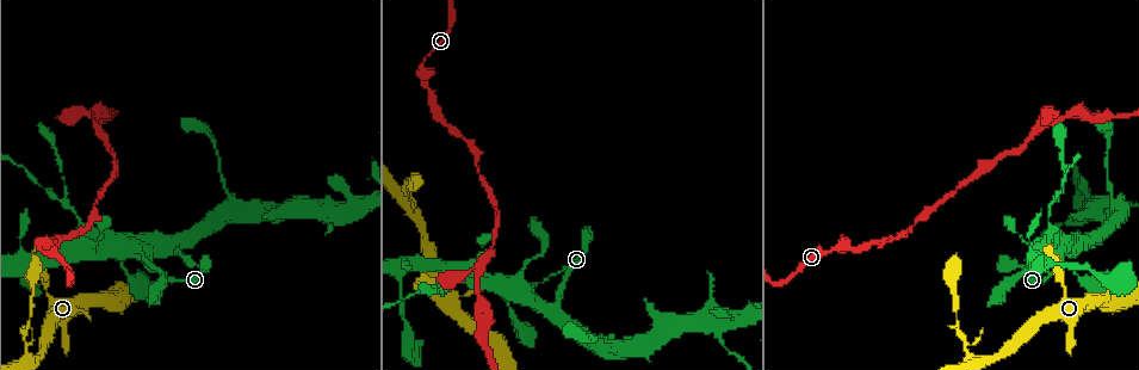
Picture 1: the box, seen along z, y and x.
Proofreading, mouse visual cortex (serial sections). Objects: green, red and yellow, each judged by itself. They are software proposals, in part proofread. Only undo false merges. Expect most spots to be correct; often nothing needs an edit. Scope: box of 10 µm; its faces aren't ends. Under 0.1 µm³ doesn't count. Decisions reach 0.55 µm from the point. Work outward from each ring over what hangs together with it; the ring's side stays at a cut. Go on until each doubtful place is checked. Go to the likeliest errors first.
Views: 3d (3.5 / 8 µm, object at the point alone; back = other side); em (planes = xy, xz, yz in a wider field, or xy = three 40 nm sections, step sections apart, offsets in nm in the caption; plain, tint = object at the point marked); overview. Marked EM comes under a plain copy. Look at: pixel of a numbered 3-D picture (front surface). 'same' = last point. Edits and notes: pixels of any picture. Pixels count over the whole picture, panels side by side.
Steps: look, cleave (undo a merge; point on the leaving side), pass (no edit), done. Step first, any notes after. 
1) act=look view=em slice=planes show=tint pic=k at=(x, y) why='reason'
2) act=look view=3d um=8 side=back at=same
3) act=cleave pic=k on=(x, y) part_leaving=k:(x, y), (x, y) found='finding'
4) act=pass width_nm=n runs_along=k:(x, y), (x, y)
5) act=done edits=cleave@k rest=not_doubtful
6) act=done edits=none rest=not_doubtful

act=look view=3d um=3.5 pic=1 at=(1048, 220) why='sudden change in width'

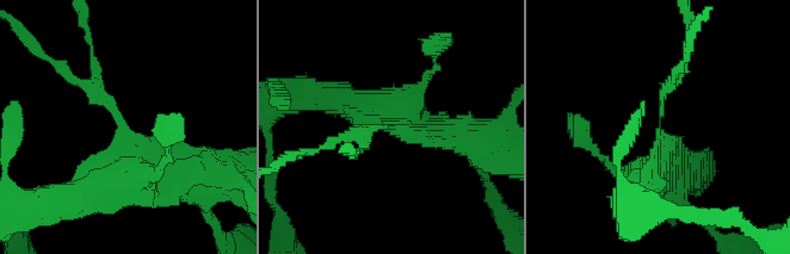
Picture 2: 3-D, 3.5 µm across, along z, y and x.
act=look view=em slice=planes show=tint pic=2 at=(121, 116) arm_widths_nm=150,250

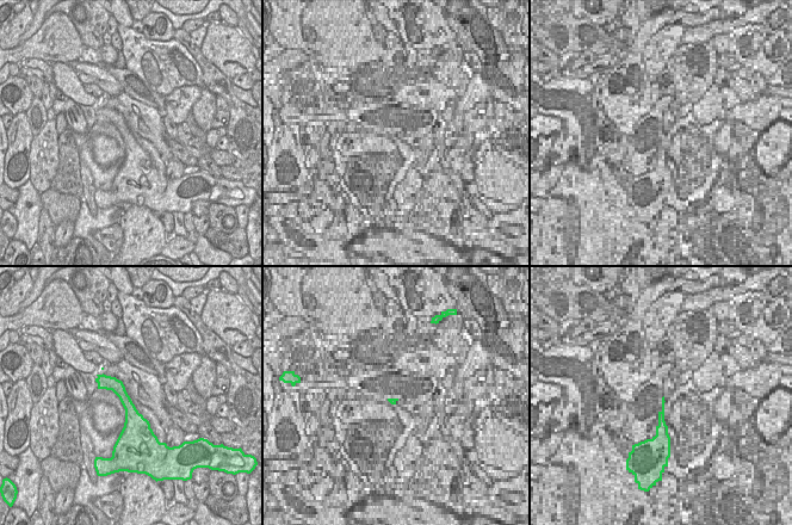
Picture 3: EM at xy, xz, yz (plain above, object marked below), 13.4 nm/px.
act=look view=em slice=xy step=1 show=tint at=same why='another direction'

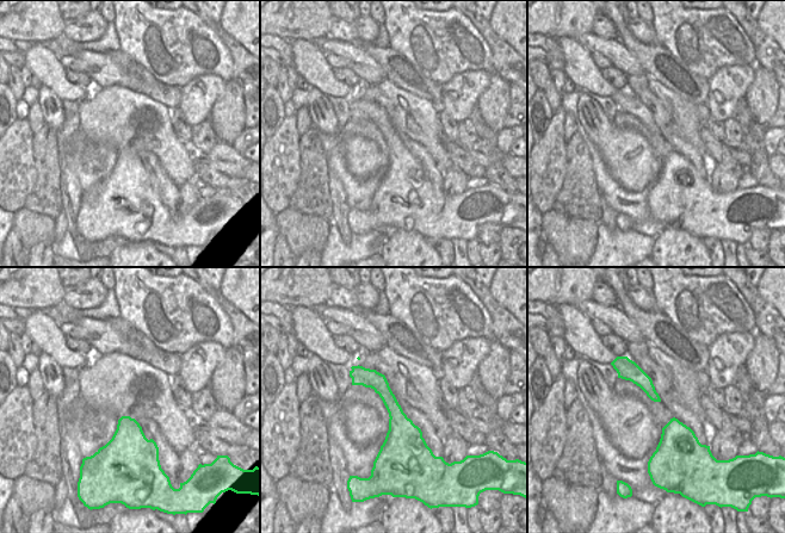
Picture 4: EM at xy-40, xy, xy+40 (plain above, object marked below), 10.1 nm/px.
act=pass runs_along=4:(354, 369), (395, 410), (387, 452) found='all the same cell'

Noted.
act=look view=3d um=3.5 pic=1 at=(407, 194) why='abrupt turn'

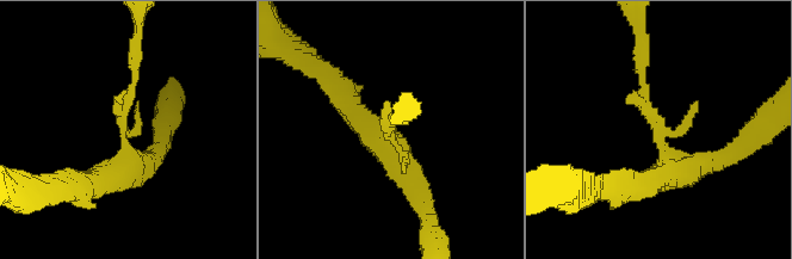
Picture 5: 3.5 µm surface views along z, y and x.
act=look view=em slice=xy step=5 show=tint pic=5 at=(387, 133) why='shape alone is not enough'

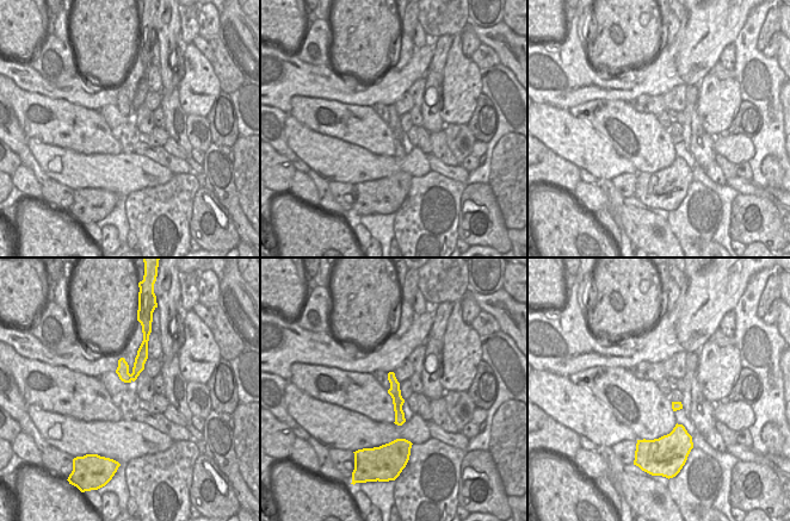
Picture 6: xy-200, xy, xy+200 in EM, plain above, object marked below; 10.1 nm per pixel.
act=pass runs_along=5:(706, 160), (667, 160), (639, 57) found='all the same cell'

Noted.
act=look view=3d um=3.5 pic=1 at=(1037, 129) why='a narrow waist'

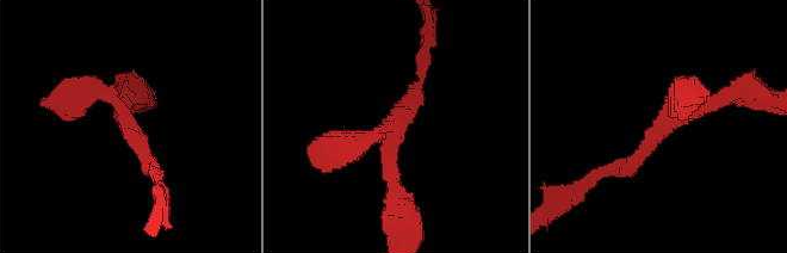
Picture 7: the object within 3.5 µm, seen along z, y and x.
act=look view=em slice=planes show=tint pic=7 at=(128, 122)

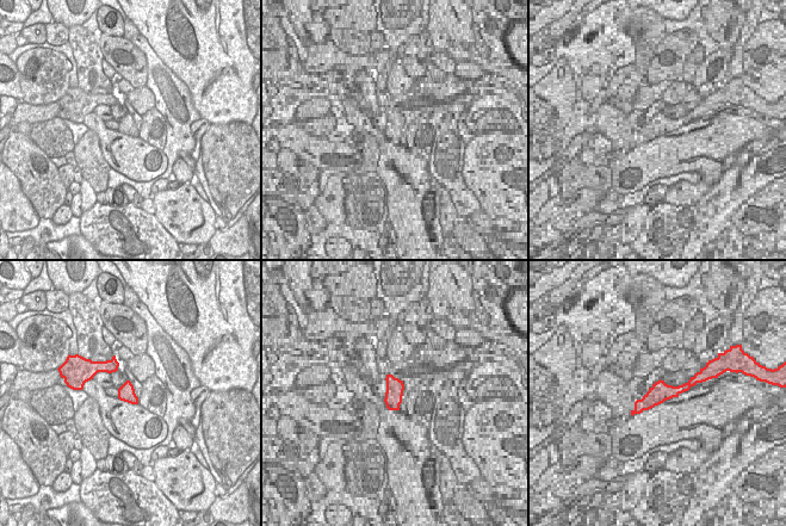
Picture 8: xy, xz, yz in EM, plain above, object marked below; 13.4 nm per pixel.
act=look view=em slice=xy step=2 show=tint at=same

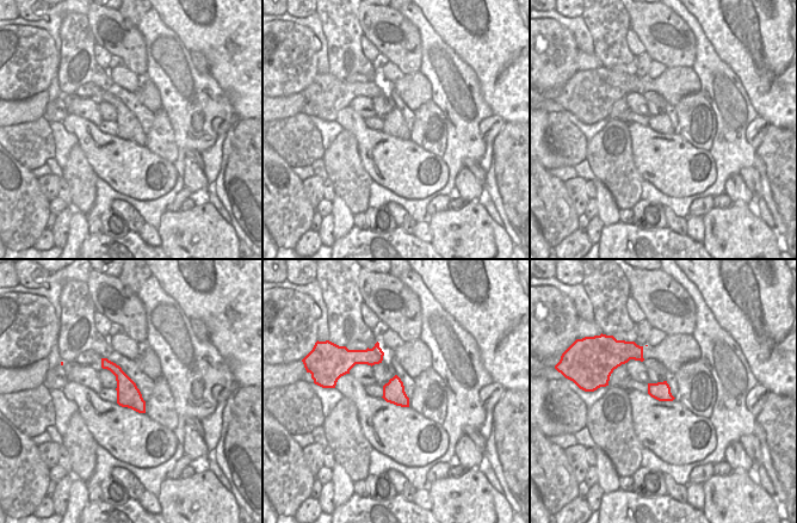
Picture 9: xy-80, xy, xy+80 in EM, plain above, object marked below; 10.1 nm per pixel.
act=pass arm_widths_nm=200,200,250 runs_along=9:(104, 361), (142, 410) found='one cell here'

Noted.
act=done edits=none rest=not_doubtful

